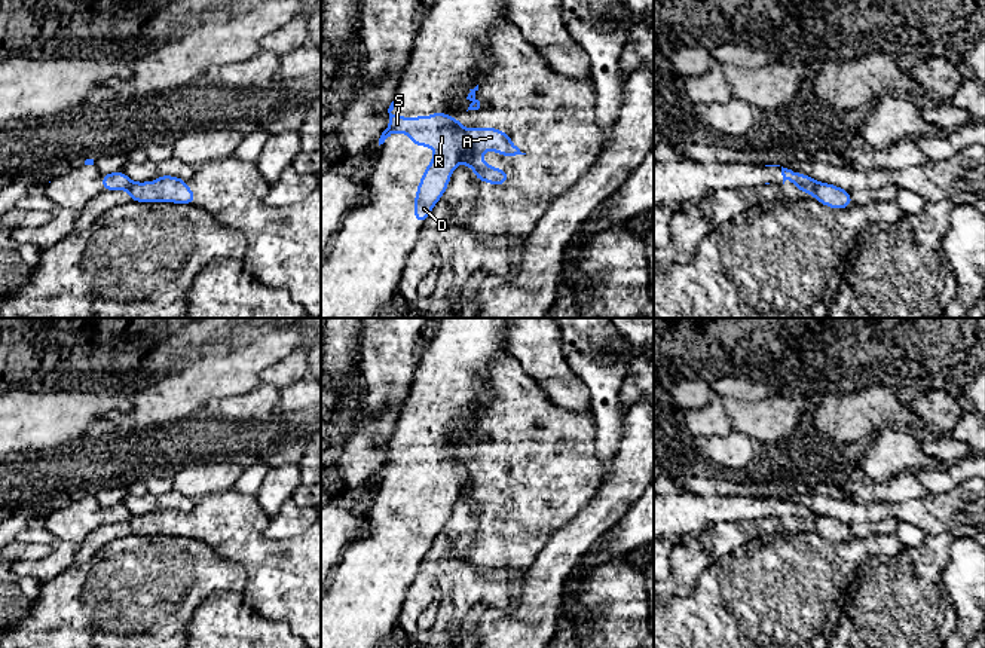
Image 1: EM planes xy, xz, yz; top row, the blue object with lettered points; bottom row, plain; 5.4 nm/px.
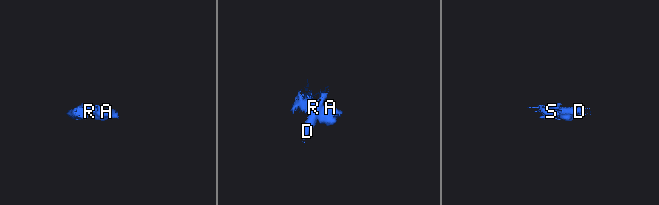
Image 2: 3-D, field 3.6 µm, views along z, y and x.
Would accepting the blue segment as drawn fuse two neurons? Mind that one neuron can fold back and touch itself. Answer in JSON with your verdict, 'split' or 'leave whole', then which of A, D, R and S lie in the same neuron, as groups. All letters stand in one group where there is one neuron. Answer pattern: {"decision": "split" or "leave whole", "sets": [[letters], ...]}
{"decision": "split", "sets": [["A"], ["D", "R", "S"]]}

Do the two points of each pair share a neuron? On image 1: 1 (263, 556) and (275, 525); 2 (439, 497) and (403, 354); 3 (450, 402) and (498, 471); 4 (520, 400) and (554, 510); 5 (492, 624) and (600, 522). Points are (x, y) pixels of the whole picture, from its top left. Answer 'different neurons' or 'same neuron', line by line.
1: different neurons
2: different neurons
3: different neurons
4: same neuron
5: same neuron

